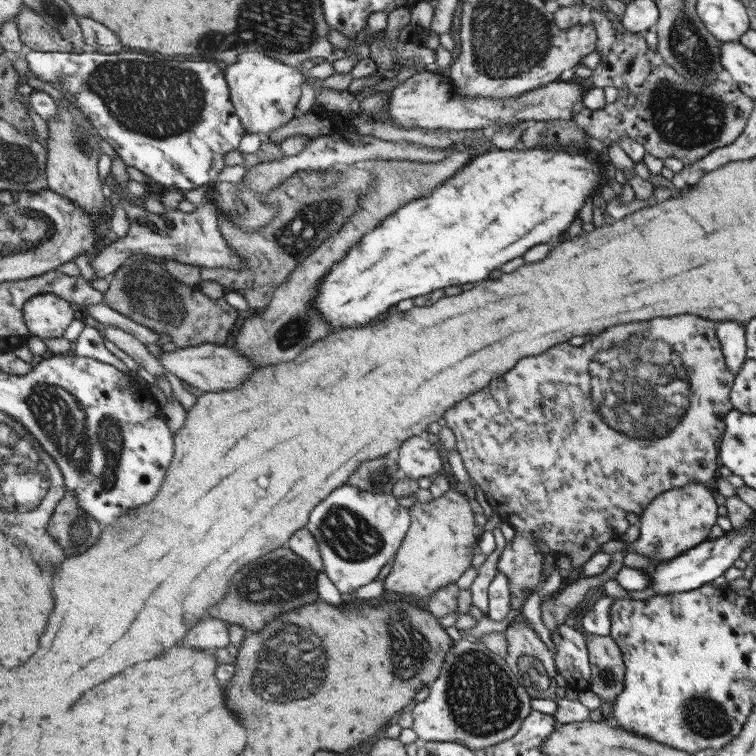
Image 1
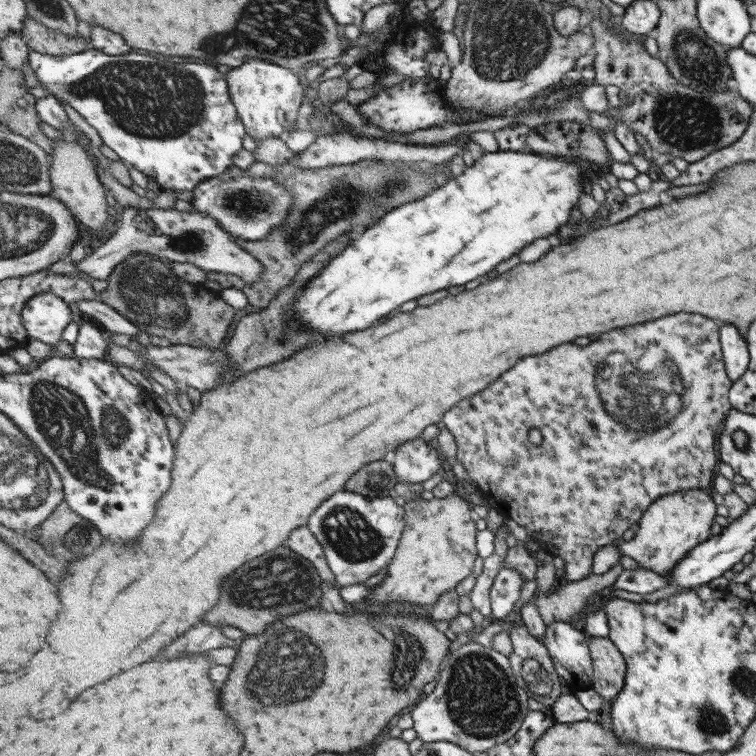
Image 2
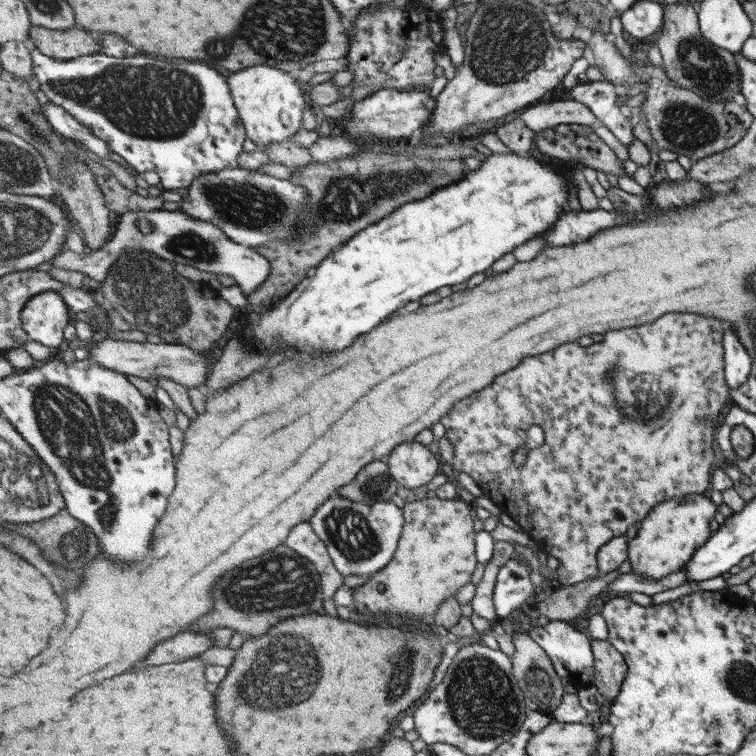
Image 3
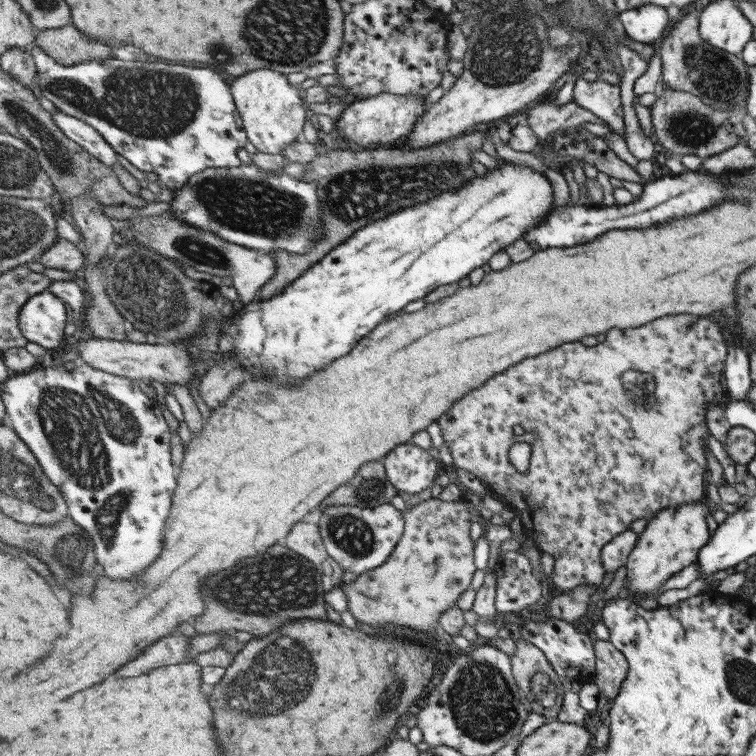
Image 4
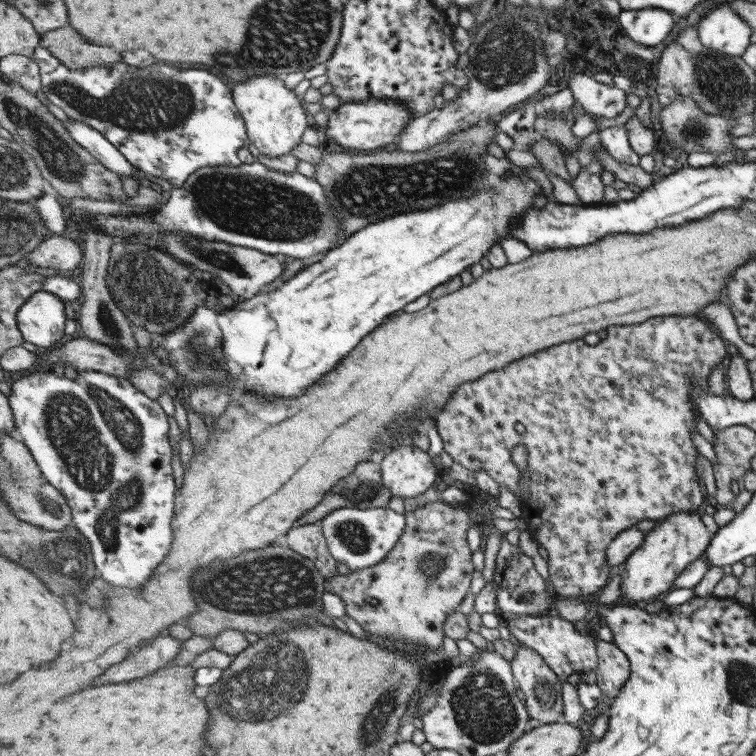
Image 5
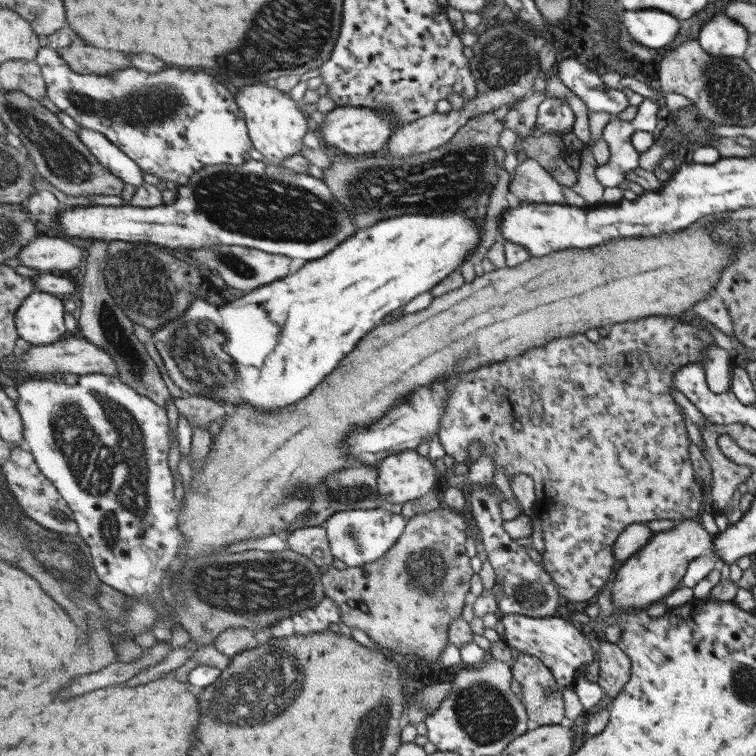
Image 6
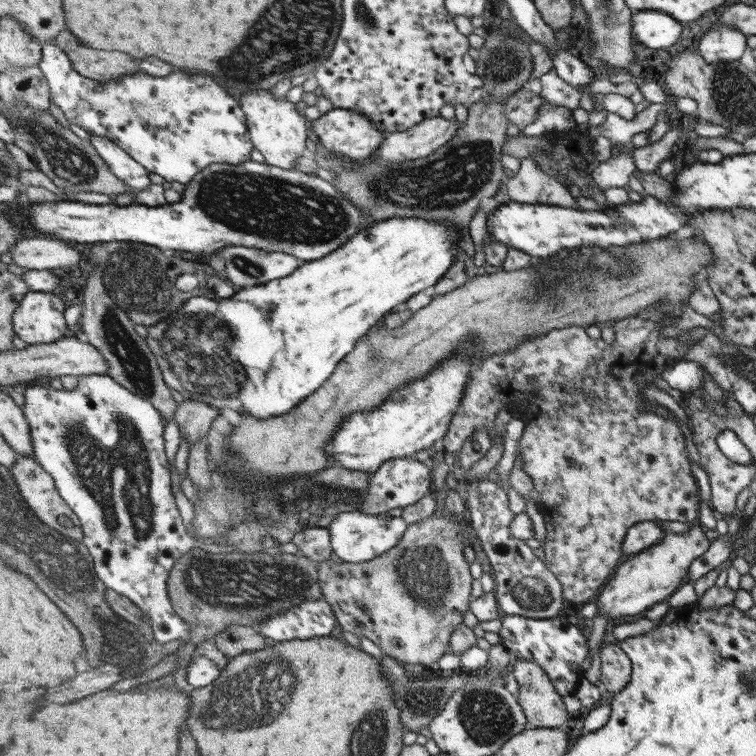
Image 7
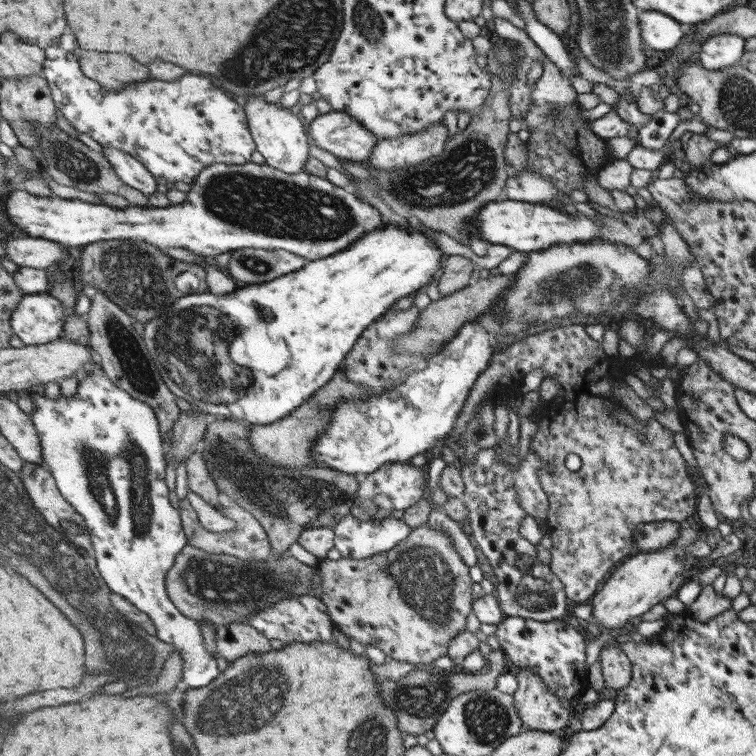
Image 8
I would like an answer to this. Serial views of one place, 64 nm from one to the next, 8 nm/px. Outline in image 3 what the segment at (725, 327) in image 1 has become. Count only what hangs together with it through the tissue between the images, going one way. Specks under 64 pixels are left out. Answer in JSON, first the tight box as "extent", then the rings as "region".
{"extent":[723,328,751,390],"region":[[[727,328],[723,332],[723,374],[725,374],[725,384],[729,390],[737,390],[747,384],[747,378],[751,374],[751,356],[745,350],[745,346],[739,342],[735,328]]]}

